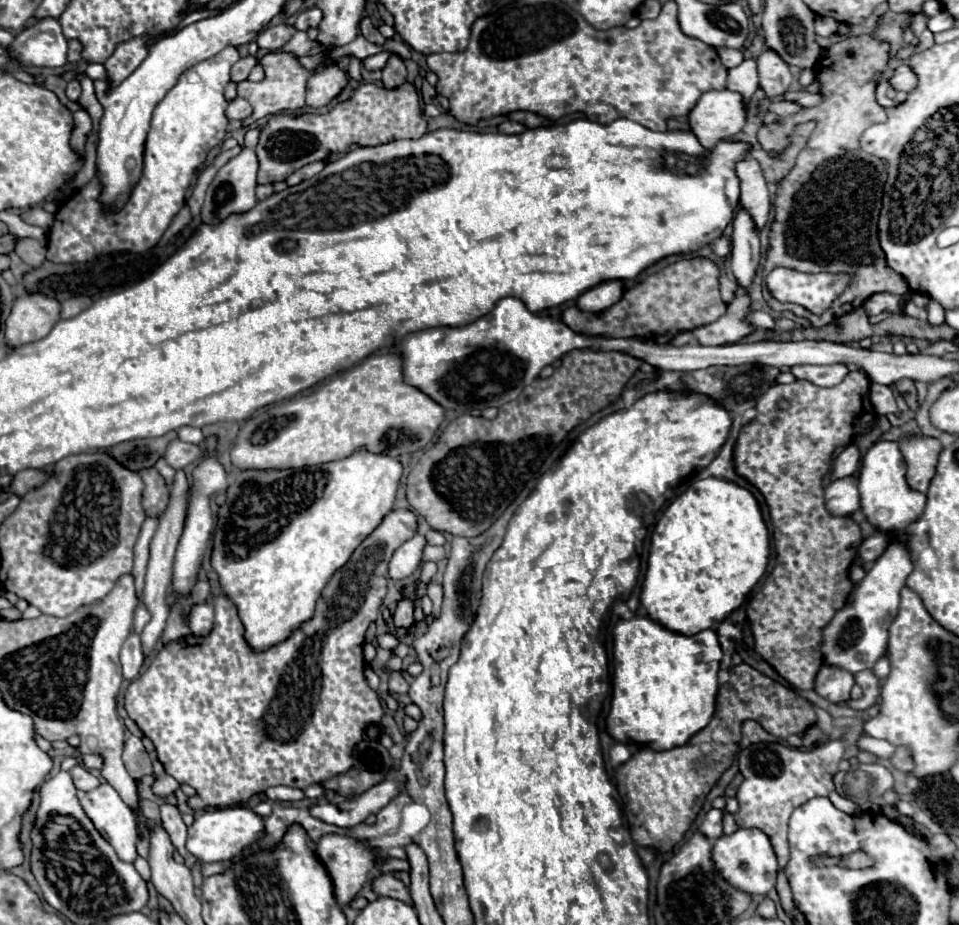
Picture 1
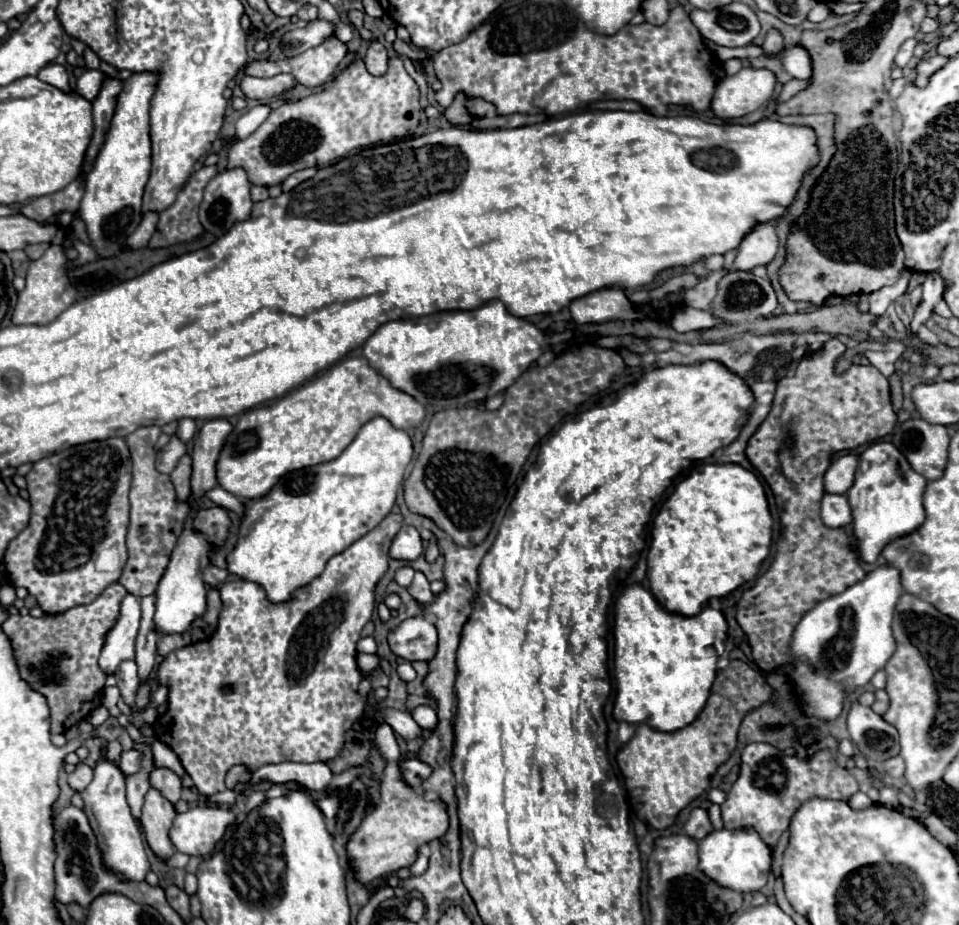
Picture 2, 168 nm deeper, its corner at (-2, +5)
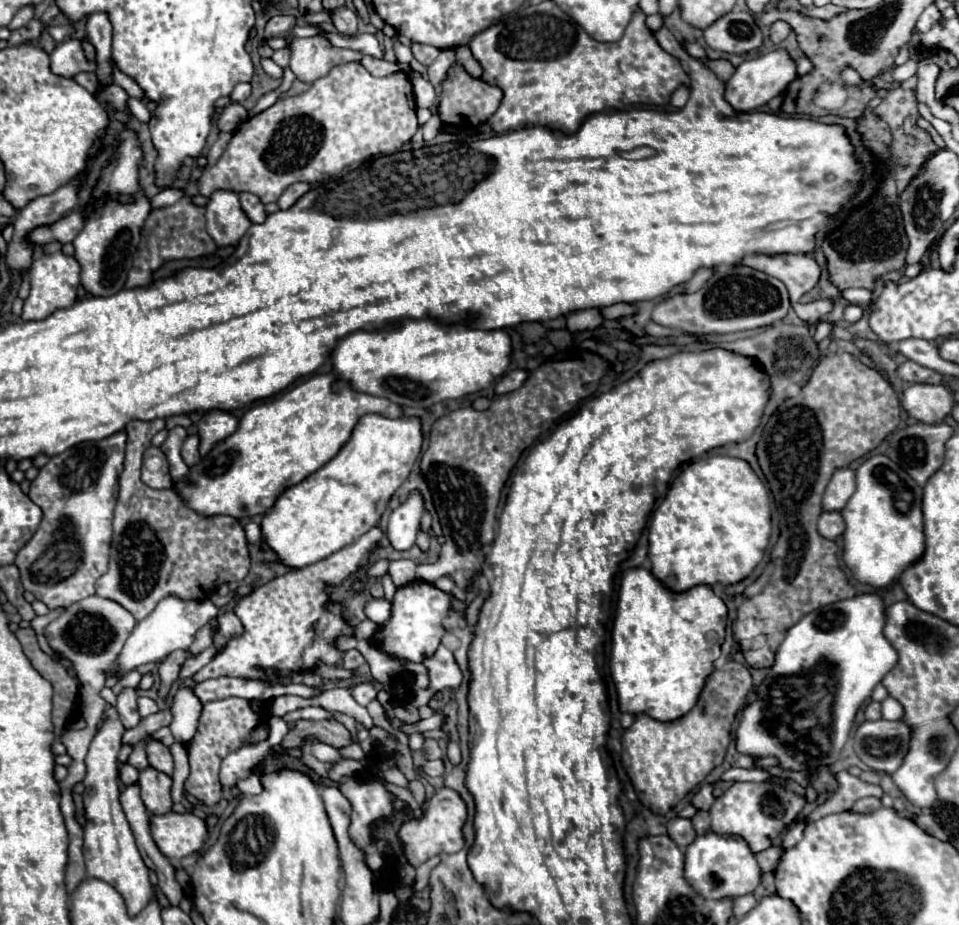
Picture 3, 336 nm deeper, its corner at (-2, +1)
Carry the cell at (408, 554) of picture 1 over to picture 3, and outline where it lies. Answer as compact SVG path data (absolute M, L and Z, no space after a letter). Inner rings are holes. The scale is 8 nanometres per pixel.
M413 492L405 504L401 504L391 512L387 538L395 550L409 550L415 544L421 516L423 516L423 498L419 492Z

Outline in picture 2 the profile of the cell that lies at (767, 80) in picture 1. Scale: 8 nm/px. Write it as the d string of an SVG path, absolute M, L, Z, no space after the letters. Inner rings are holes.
M769 30L765 36L765 42L763 42L763 50L769 54L783 50L783 36L777 30Z

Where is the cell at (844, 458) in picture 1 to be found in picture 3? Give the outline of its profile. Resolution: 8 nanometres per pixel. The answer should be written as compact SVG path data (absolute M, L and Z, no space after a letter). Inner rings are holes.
M851 468L835 470L823 496L823 510L841 510L853 492L855 492L855 472Z

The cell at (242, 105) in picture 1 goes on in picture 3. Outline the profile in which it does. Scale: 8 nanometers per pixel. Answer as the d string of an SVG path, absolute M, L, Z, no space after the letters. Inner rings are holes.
M231 102L229 106L225 106L225 110L221 112L217 124L221 130L235 130L239 124L243 124L247 120L247 110L239 104L239 102Z

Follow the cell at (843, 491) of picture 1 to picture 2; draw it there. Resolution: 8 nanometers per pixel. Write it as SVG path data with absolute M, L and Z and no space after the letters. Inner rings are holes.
M825 494L821 500L821 520L829 528L843 528L851 524L851 508L845 496Z

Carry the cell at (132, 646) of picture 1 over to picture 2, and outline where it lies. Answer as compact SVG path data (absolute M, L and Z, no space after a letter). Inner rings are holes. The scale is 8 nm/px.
M133 660L121 662L119 668L117 668L115 678L119 680L119 682L117 682L117 688L121 690L121 696L123 696L125 704L129 704L129 706L133 708L133 706L135 706L135 692L137 692L137 686L139 686L137 664L135 664Z

